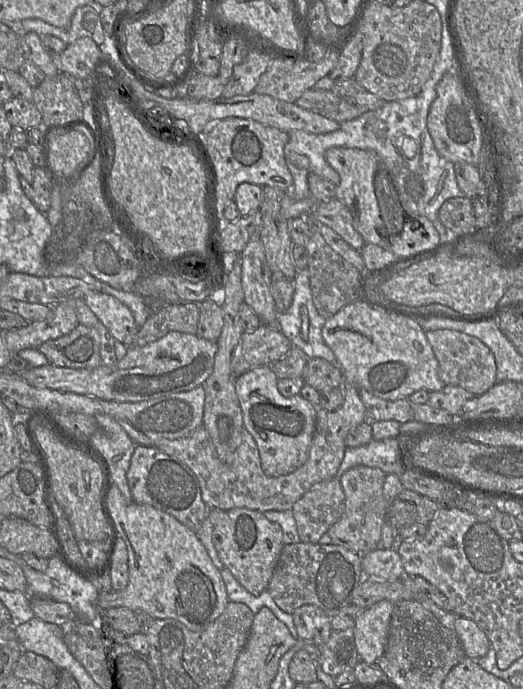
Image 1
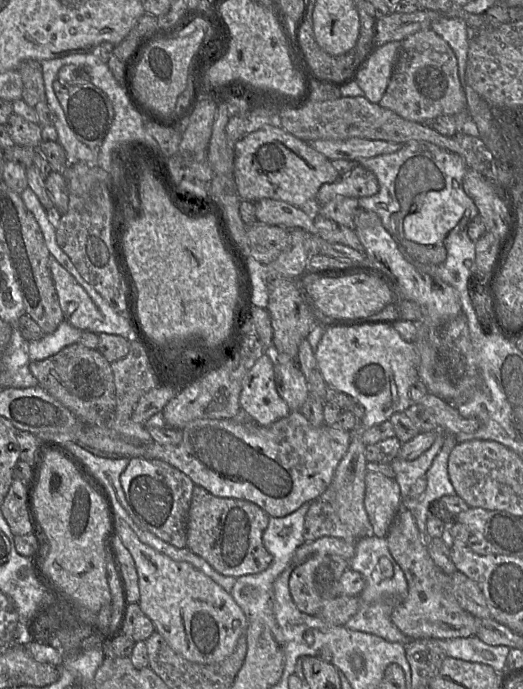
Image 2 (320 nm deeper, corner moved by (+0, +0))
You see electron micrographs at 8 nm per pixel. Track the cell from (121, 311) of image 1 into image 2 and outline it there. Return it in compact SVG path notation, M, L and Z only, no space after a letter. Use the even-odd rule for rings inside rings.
M51 254L48 264L64 320L82 331L100 324L103 315L84 288Z

